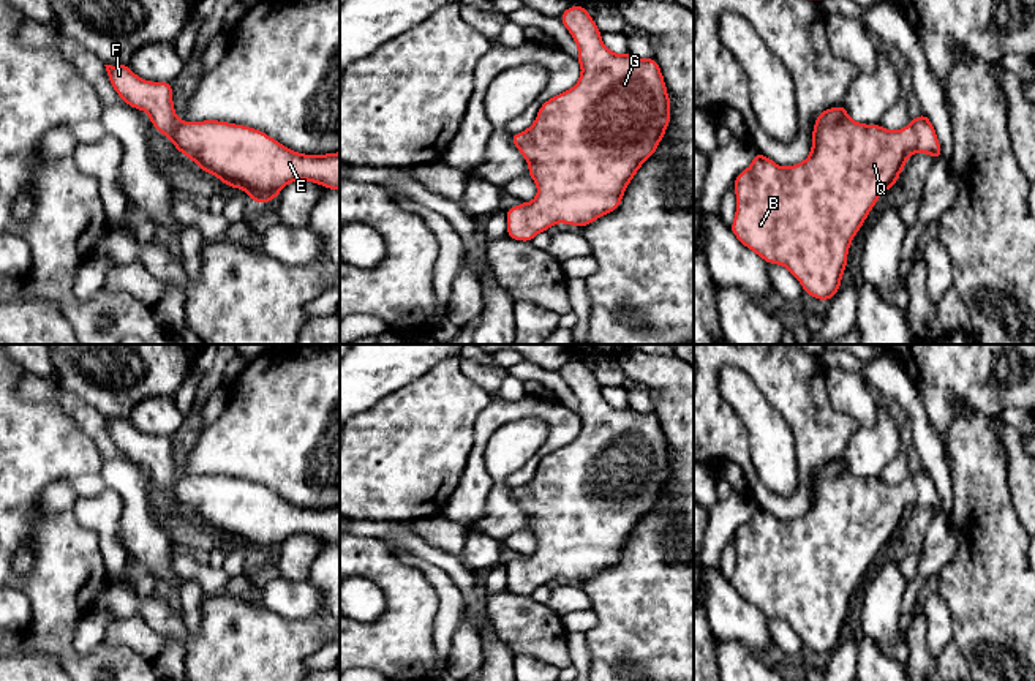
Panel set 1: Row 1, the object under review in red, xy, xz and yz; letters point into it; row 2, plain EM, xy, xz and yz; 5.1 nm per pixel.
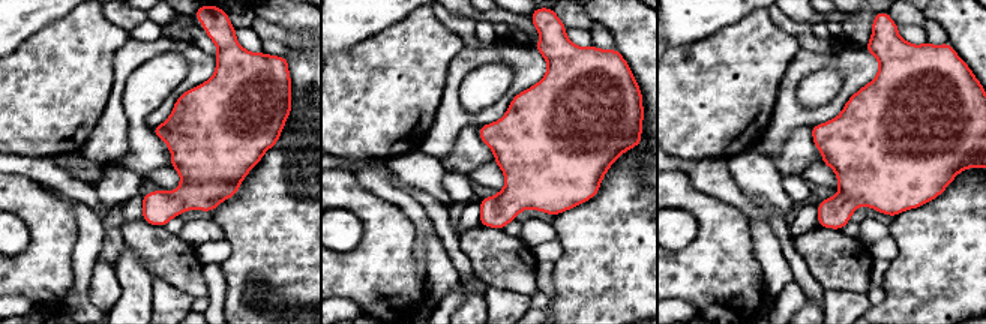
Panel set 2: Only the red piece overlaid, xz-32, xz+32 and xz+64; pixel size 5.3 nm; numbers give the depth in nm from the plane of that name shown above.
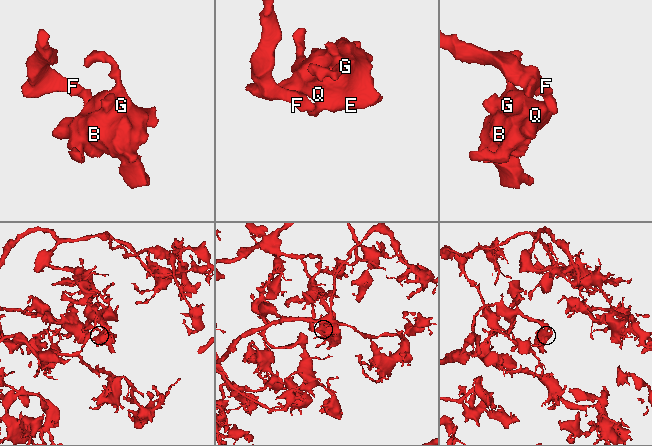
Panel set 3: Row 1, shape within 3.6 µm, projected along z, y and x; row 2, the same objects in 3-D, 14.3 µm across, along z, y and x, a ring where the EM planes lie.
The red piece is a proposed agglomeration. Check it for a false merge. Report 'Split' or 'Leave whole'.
Leave whole

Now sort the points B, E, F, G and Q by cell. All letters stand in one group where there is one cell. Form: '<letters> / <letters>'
B E F G Q

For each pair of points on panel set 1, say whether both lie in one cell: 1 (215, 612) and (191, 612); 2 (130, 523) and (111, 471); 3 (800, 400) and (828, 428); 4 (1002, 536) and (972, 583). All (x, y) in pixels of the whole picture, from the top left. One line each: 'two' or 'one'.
1: two
2: one
3: one
4: one

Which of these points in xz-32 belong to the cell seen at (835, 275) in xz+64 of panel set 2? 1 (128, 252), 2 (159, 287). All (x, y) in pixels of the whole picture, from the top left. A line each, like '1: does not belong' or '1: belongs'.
1: does not belong
2: does not belong

